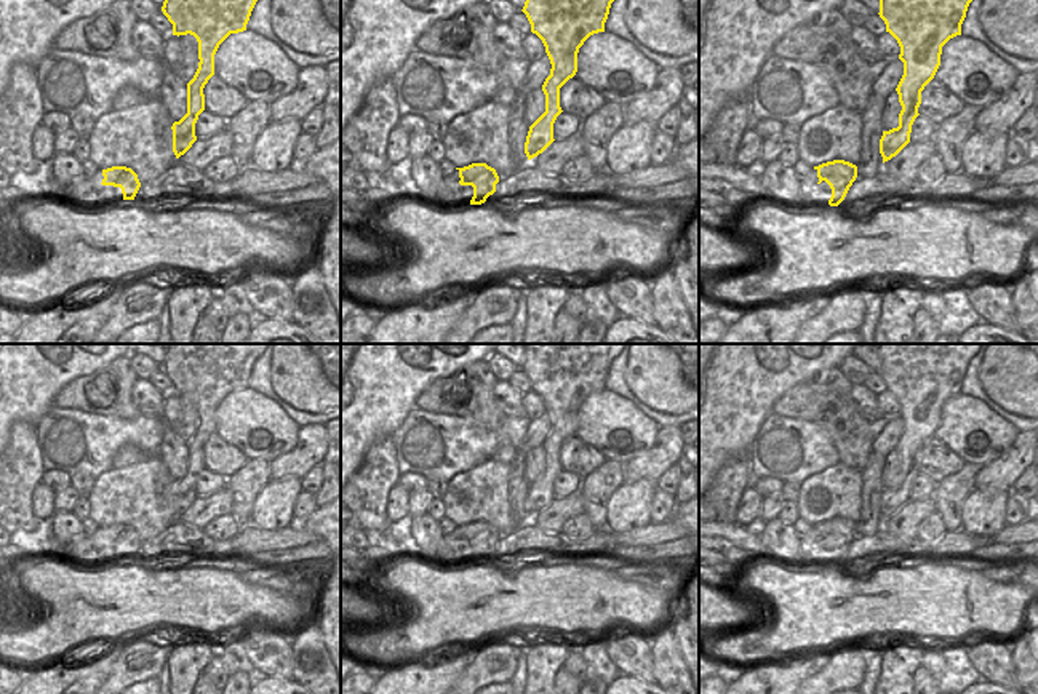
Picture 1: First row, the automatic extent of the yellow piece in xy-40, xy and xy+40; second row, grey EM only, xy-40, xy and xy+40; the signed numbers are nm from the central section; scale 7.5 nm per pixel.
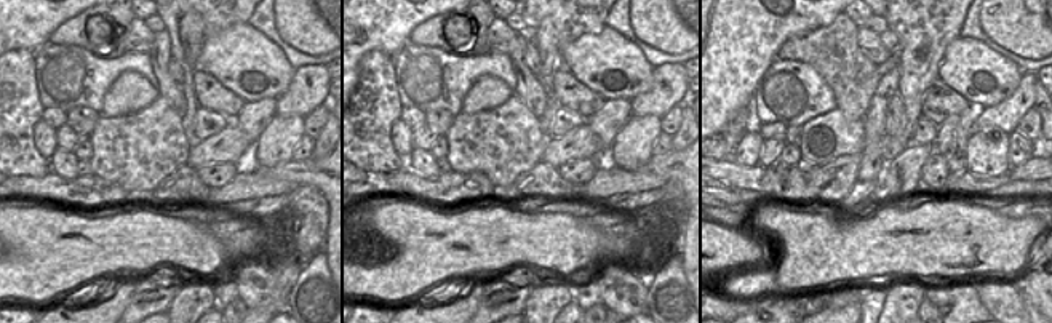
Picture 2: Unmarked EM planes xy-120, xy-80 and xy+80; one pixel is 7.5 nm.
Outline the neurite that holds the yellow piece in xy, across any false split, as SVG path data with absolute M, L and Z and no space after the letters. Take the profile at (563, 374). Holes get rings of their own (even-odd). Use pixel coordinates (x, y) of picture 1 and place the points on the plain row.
M528 344L523 371L550 417L550 433L542 443L545 470L529 485L525 512L542 512L553 497L553 481L563 470L560 446L577 430L577 411L584 400L605 390L611 361L624 344Z

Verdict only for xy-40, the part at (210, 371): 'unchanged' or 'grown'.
unchanged

